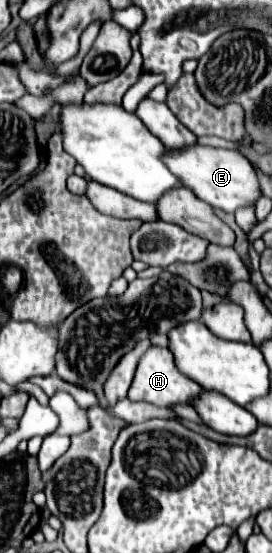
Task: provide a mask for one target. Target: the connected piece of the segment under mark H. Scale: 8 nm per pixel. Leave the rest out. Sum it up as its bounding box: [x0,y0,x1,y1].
[128,345,202,407]

